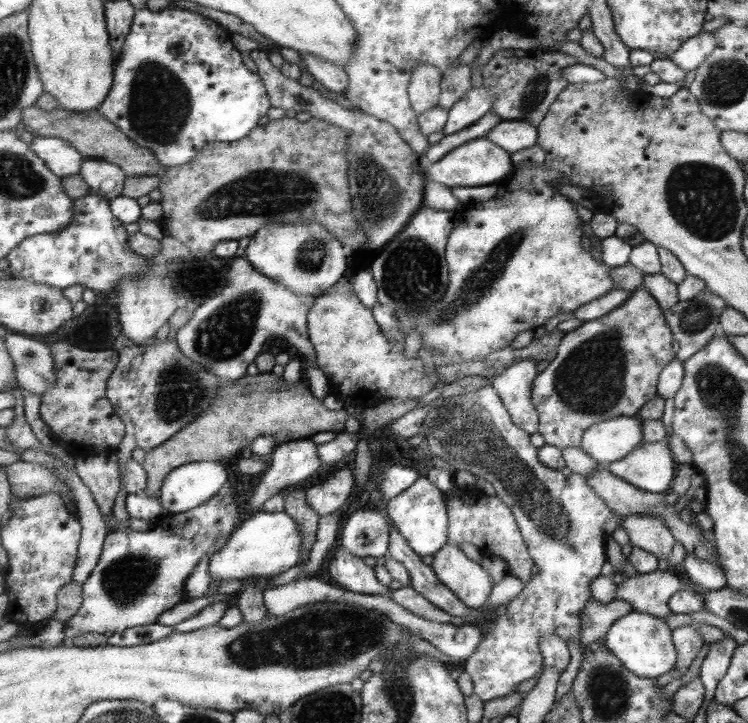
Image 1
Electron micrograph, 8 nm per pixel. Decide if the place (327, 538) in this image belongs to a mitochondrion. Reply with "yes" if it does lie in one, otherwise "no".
no

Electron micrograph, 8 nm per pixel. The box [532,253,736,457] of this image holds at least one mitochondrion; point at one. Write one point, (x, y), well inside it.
(591, 379)

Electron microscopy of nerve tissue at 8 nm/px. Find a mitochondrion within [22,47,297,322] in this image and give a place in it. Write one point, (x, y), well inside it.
(157, 109)

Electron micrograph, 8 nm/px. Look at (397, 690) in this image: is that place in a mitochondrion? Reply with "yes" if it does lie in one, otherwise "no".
yes

